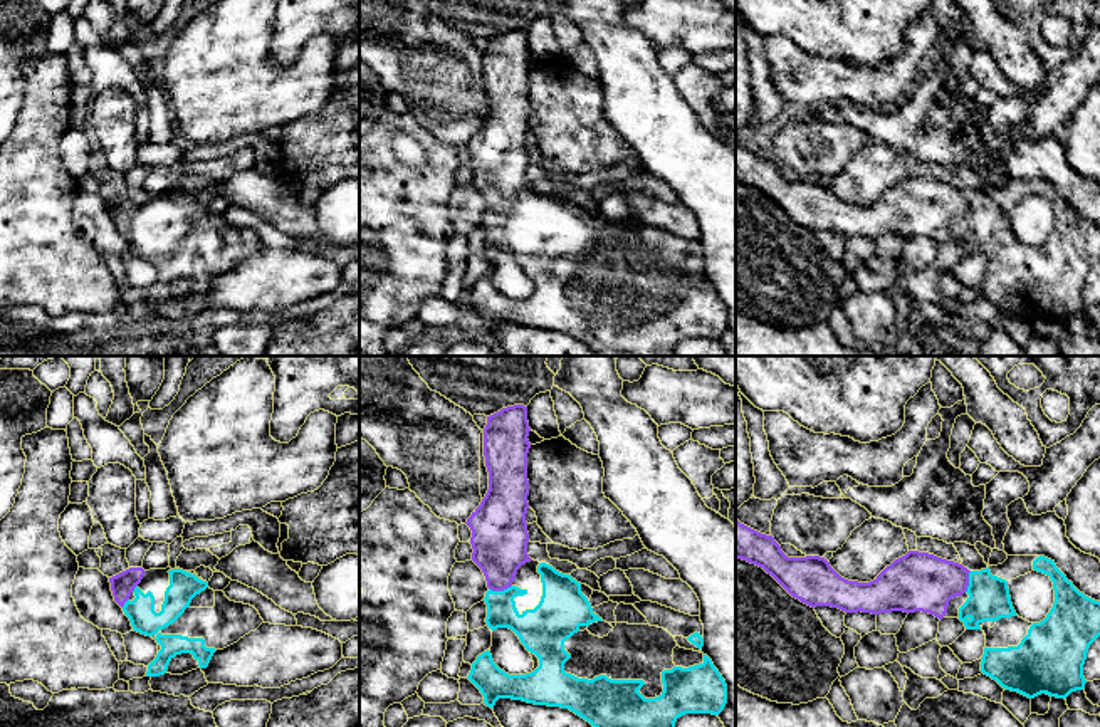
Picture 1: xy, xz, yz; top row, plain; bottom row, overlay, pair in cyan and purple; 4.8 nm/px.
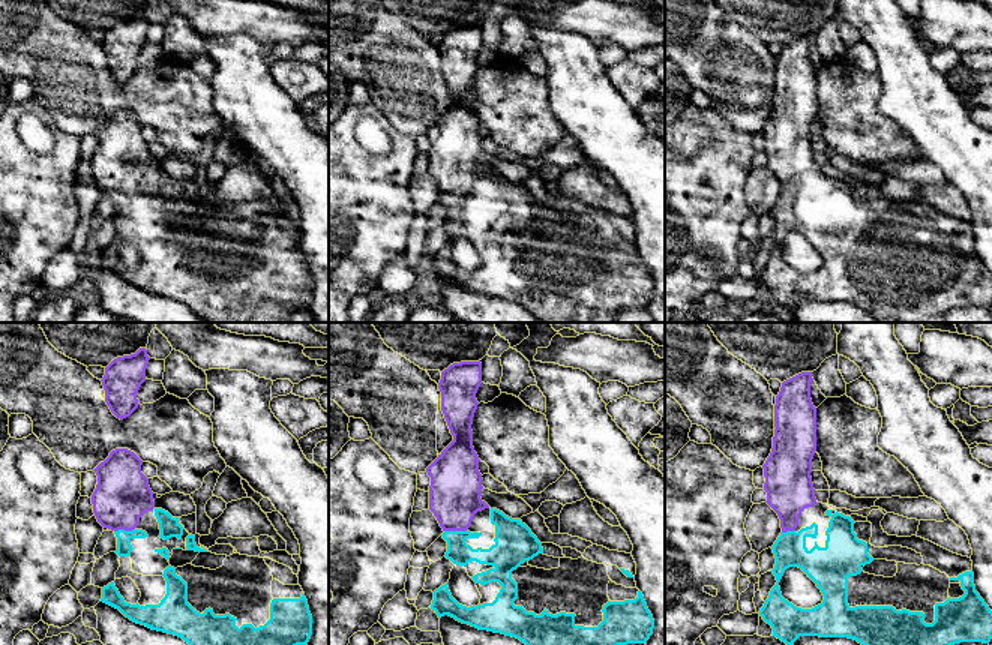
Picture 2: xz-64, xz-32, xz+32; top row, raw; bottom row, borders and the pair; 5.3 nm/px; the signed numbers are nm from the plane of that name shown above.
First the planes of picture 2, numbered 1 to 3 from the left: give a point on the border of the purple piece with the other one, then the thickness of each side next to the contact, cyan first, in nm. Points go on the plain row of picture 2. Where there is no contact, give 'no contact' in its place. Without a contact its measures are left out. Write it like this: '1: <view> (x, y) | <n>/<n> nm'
1: xz-64 (123, 194) | 80/300 nm
2: xz-32 (455, 195) | 120/280 nm
3: xz+32 (788, 195) | 190/260 nm

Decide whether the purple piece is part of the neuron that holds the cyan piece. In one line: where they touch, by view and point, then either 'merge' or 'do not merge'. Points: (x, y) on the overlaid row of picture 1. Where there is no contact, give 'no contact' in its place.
meets cyan in xz at (499, 591); merge

